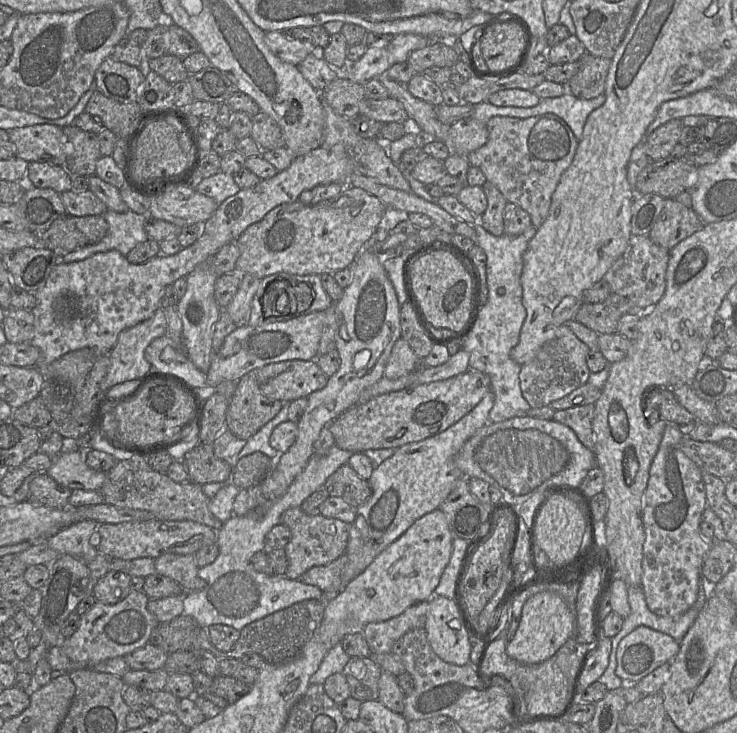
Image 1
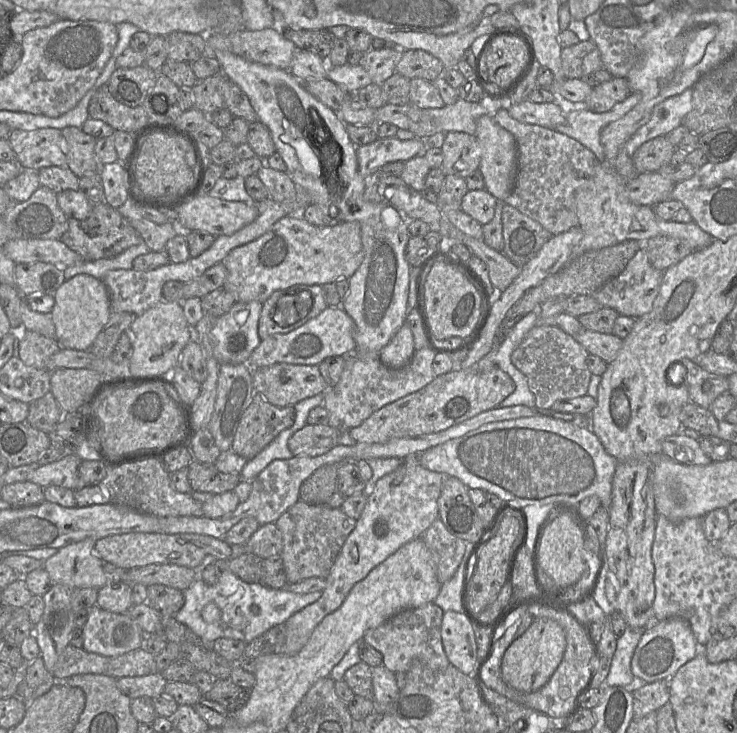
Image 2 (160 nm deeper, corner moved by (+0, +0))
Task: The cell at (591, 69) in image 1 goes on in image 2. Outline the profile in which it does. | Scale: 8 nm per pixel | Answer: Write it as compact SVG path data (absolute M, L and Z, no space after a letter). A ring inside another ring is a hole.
M613 77L609 81L593 86L585 105L592 111L606 112L625 100L631 93L626 77Z

